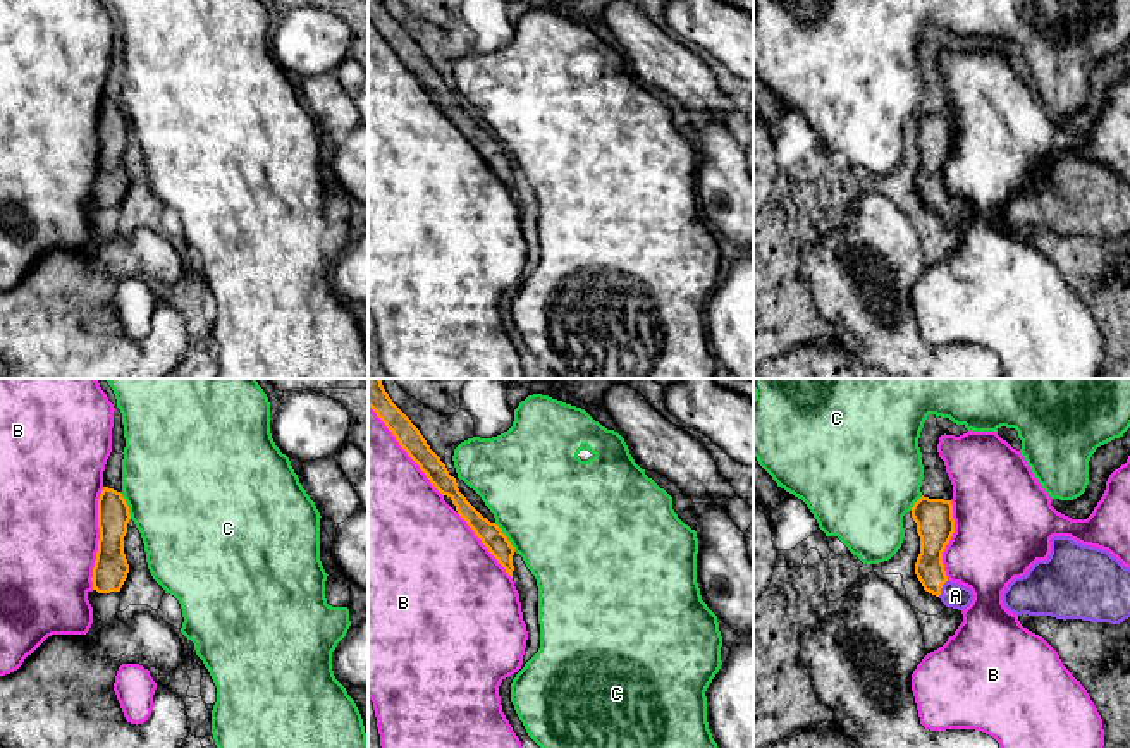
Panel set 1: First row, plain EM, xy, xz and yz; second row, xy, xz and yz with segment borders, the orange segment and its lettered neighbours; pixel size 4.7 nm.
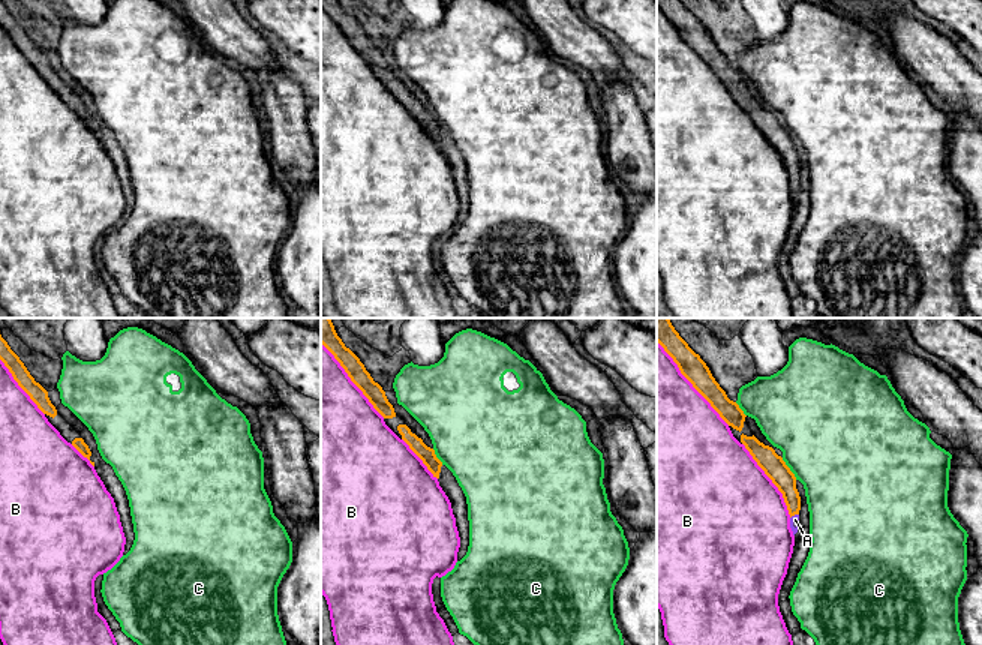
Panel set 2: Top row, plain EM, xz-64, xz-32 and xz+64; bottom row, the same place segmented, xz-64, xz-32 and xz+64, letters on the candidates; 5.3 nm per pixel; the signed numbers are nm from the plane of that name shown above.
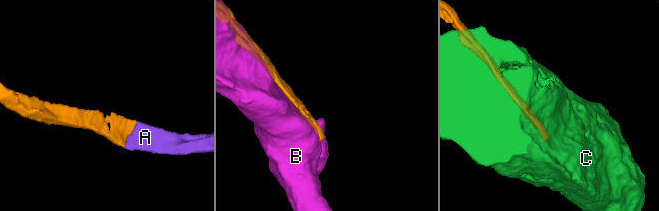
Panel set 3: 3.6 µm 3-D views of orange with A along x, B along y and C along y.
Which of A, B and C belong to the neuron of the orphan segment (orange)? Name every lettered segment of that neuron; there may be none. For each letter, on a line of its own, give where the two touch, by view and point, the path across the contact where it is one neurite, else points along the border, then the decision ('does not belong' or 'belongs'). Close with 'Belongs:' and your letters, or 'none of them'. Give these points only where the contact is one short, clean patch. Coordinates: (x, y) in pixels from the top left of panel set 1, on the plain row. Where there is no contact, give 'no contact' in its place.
A: yz (941, 202) | across yz (934, 150), (933, 193), (941, 202), (955, 210) | belongs
B: xy (100, 153) | does not belong
C: xz (506, 152) | does not belong
Belongs: A

